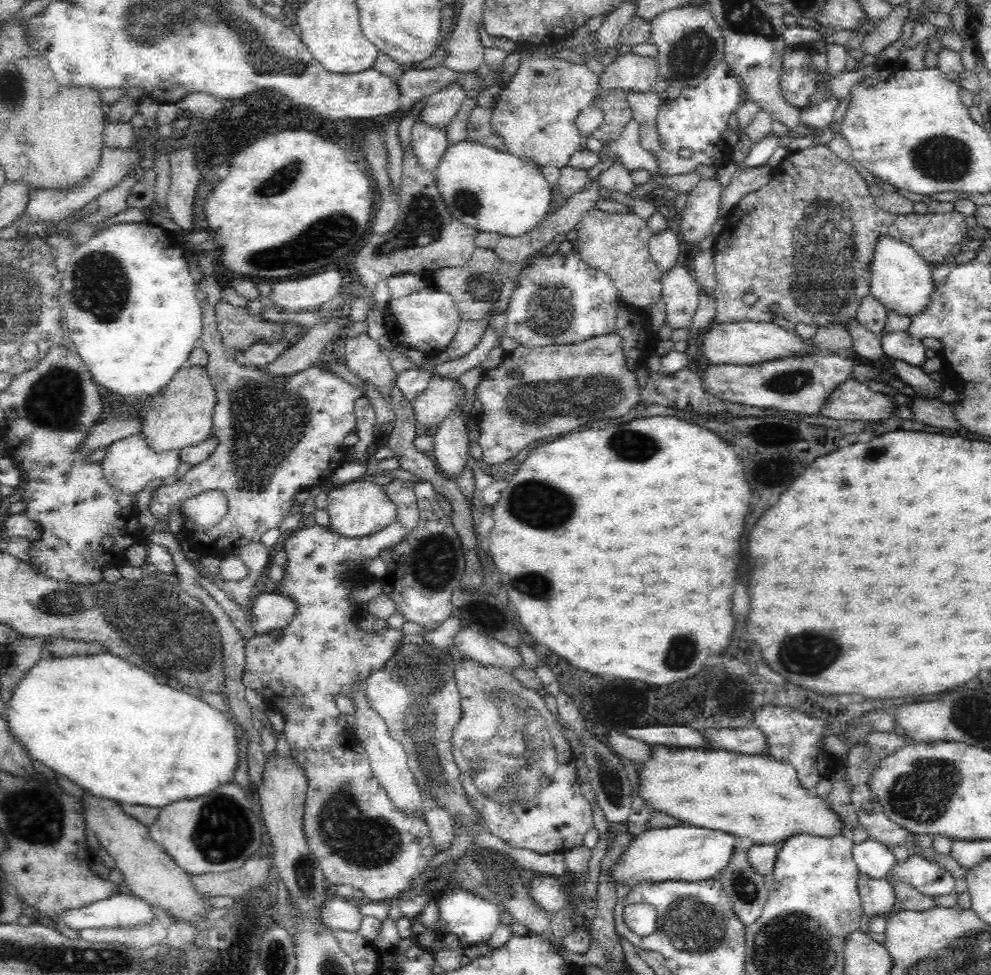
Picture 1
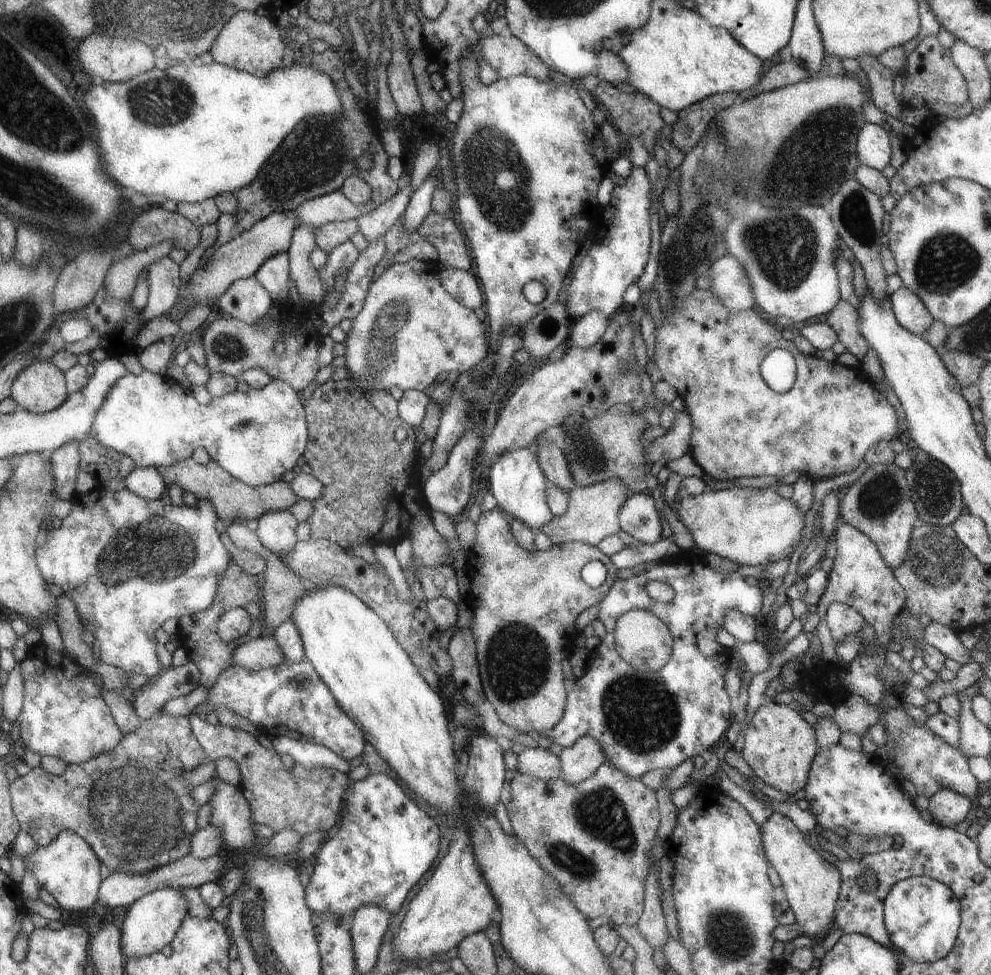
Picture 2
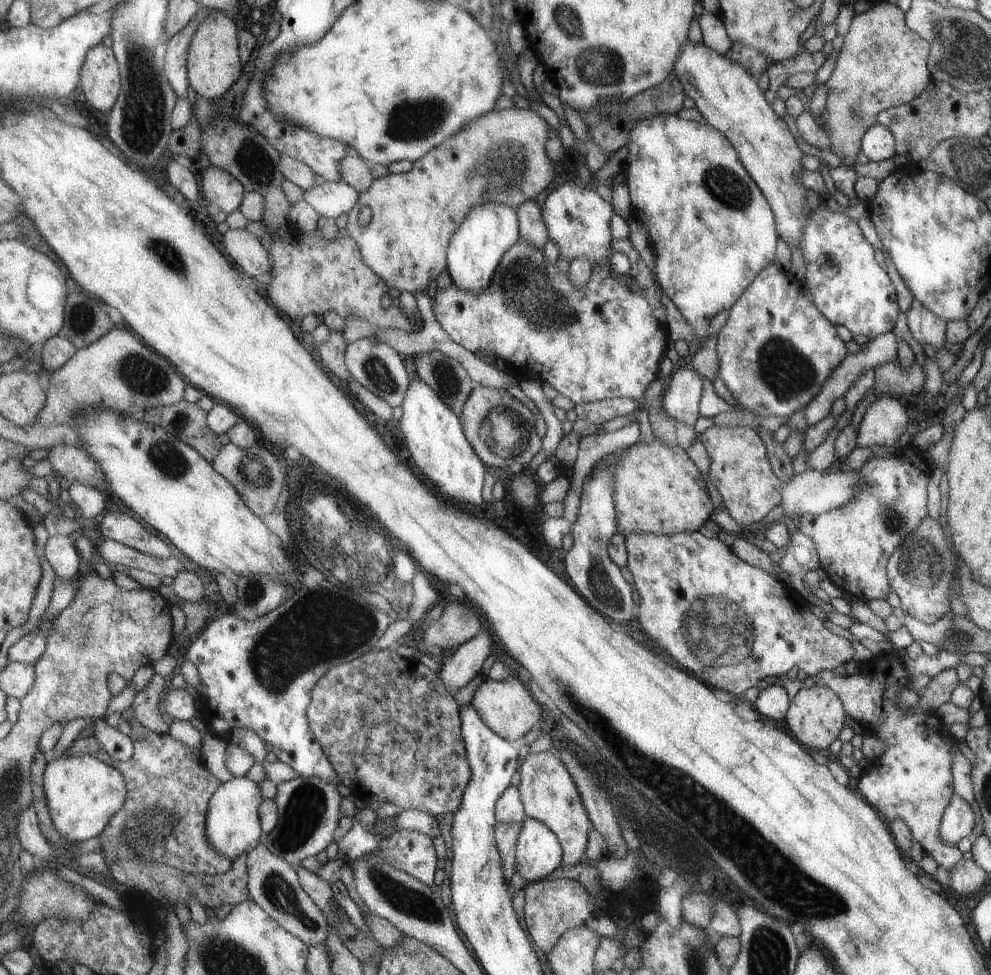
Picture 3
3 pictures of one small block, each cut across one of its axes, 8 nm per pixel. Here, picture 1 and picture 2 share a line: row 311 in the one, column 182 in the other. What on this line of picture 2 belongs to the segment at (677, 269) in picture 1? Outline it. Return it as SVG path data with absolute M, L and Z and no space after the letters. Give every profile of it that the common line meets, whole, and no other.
M188 660L178 667L167 667L161 671L149 686L131 696L131 706L140 721L147 720L153 713L175 697L189 694L199 686L199 670L195 663Z

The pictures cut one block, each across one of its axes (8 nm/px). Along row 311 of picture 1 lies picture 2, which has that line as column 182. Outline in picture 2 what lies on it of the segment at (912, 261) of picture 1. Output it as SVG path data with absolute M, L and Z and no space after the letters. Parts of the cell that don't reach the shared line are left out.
M158 888L134 900L122 920L121 946L126 958L140 958L151 953L166 951L185 916L188 900L178 888Z

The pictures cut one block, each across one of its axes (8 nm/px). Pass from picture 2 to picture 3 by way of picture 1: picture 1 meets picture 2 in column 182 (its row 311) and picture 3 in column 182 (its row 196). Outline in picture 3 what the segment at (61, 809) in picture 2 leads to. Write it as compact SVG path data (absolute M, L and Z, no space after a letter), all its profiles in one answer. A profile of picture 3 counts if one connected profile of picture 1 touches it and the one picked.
M129 707L121 713L130 726L129 738L132 740L133 752L128 761L116 761L105 749L95 736L77 738L70 747L65 750L65 756L97 757L107 764L118 768L125 777L128 786L128 799L123 808L110 820L105 830L100 834L101 854L108 861L134 860L143 863L159 863L177 869L179 872L189 875L220 875L229 870L231 861L217 853L215 849L205 840L205 815L208 800L213 791L220 786L207 767L202 764L201 758L193 755L193 751L181 744L180 740L173 738L169 733L157 734L145 728L134 719L133 709Z

